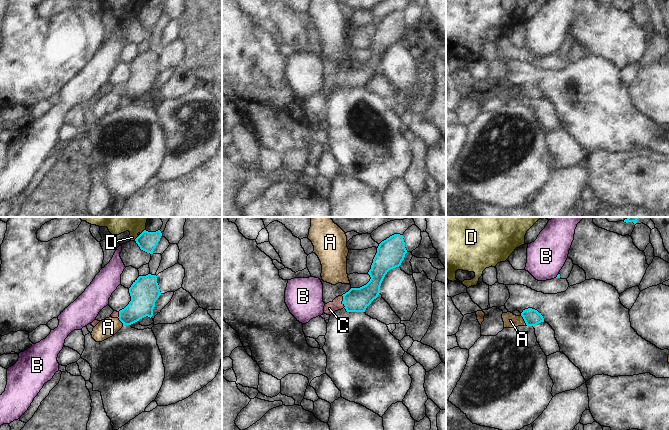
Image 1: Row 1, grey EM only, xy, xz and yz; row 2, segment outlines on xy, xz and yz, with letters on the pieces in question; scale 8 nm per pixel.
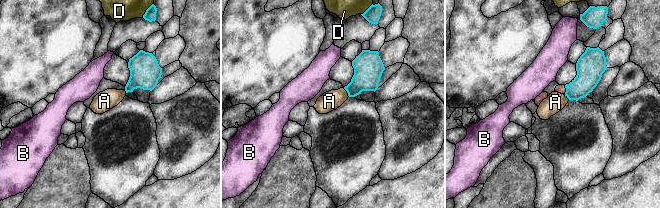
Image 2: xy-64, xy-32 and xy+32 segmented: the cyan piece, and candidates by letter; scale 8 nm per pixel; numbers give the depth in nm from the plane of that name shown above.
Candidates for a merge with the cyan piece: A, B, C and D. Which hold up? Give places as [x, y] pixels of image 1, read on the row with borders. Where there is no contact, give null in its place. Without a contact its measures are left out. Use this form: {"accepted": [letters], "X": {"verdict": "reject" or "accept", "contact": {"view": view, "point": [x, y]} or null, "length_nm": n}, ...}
{"accepted": ["C"], "A": {"verdict": "reject", "contact": {"view": "yz", "point": [524, 320]}, "length_nm": 90}, "B": {"verdict": "reject", "contact": {"view": "yz", "point": [557, 275]}, "length_nm": 50}, "C": {"verdict": "accept", "contact": {"view": "xz", "point": [342, 301]}, "length_nm": 110}, "D": {"verdict": "reject", "contact": {"view": "xy", "point": [139, 235]}, "length_nm": 130}}

